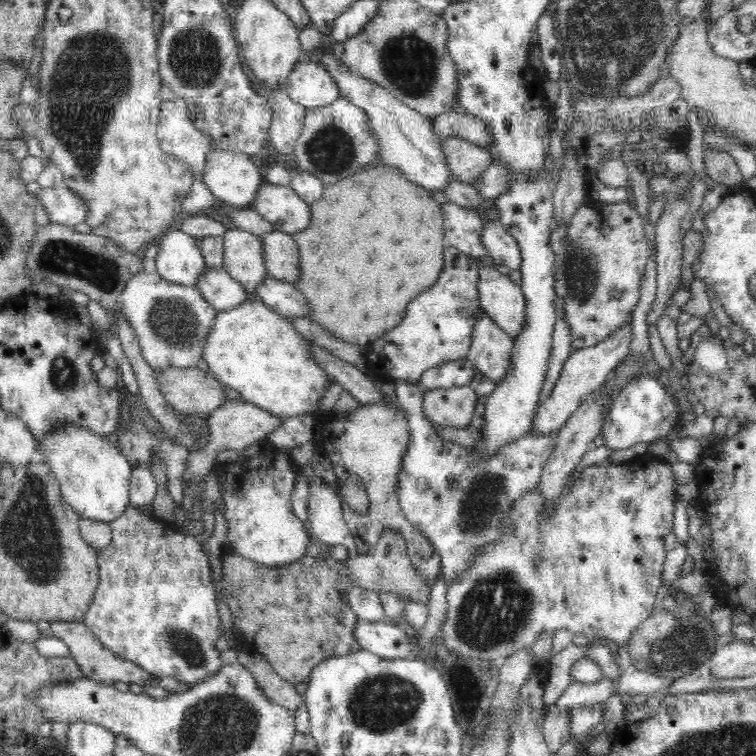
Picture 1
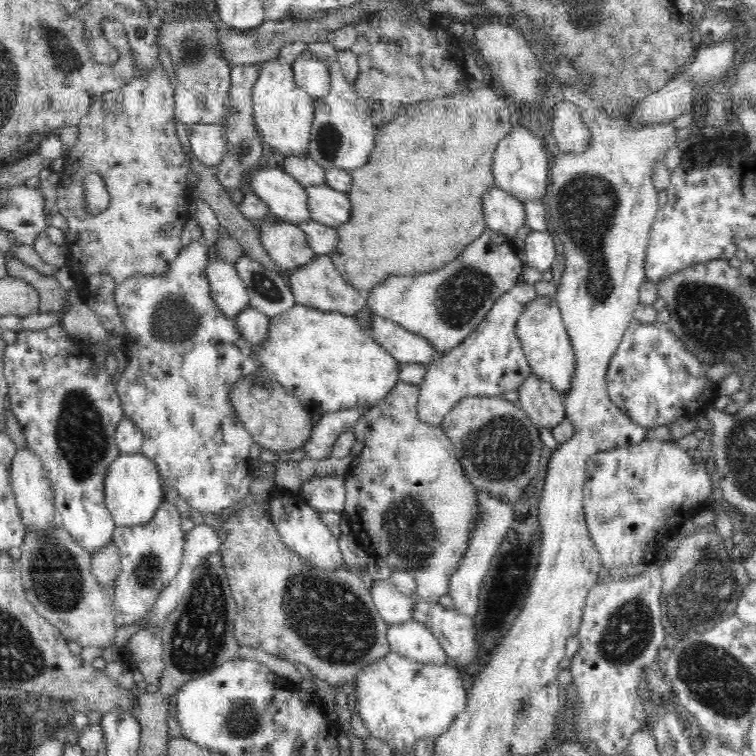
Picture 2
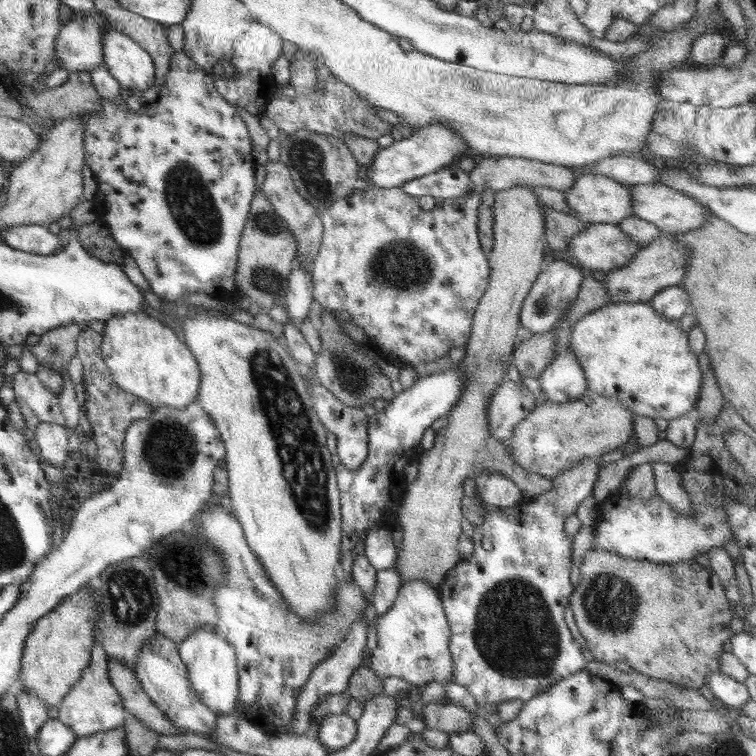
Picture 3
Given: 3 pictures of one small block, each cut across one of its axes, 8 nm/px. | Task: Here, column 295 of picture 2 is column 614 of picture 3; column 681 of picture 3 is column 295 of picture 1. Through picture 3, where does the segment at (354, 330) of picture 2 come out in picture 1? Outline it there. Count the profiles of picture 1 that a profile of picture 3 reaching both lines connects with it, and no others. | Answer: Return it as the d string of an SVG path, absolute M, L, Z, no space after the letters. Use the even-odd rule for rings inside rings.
M247 300L237 308L216 314L212 330L202 344L202 359L208 363L208 371L225 386L237 390L244 401L287 418L319 410L327 387L334 384L333 380L328 380L325 371L319 368L317 360L312 360L308 351L309 344L294 329L289 317L284 317L259 300Z

